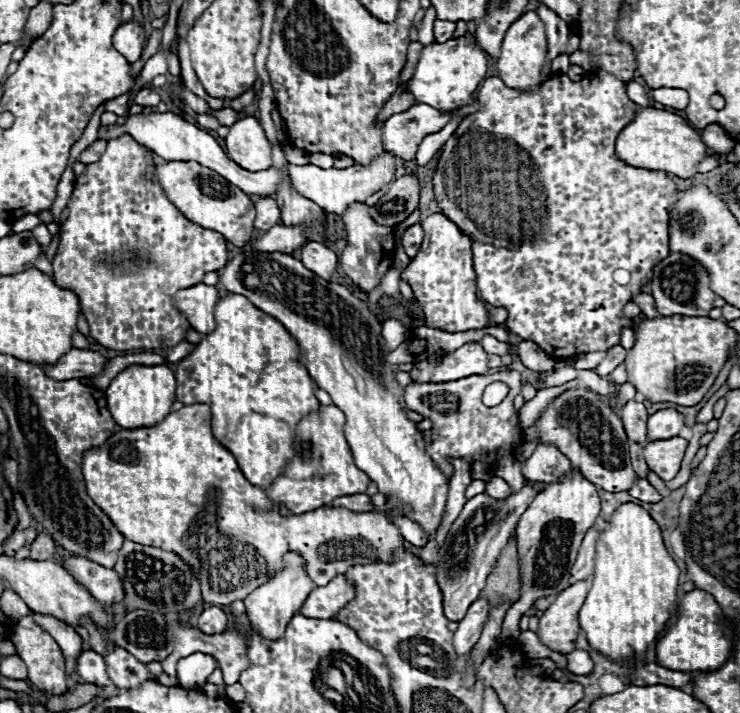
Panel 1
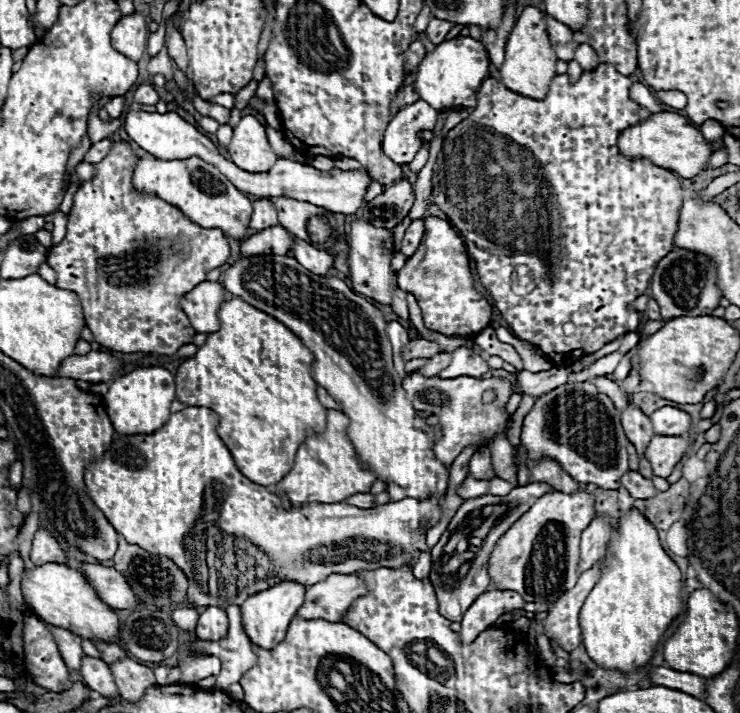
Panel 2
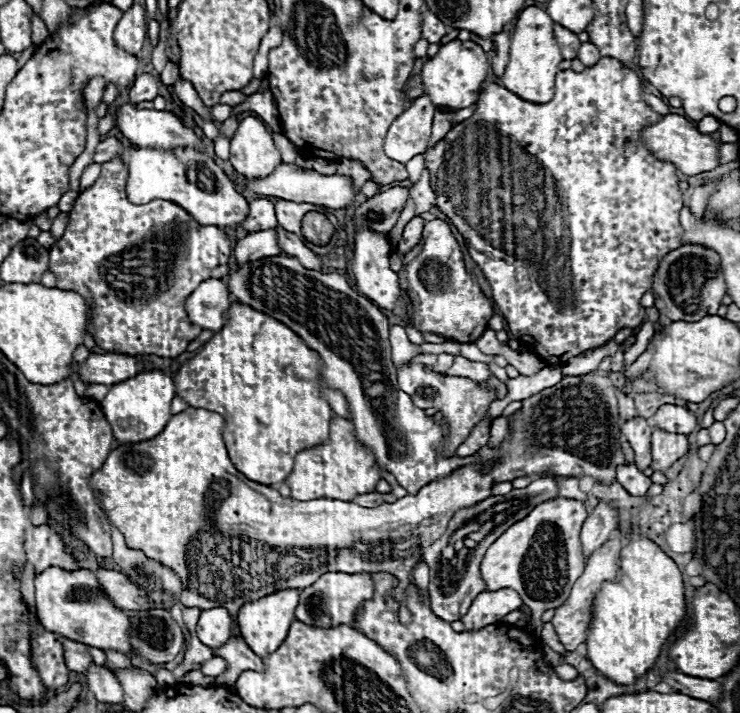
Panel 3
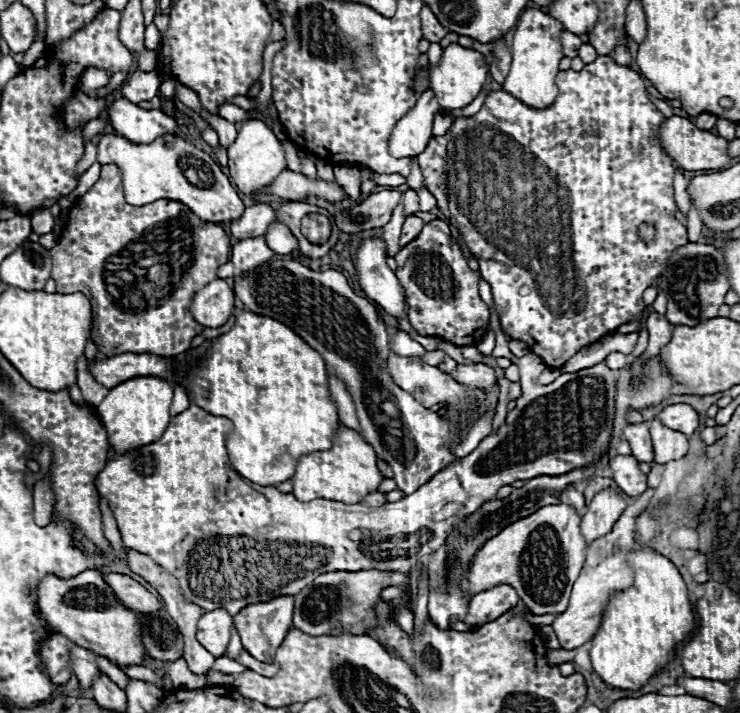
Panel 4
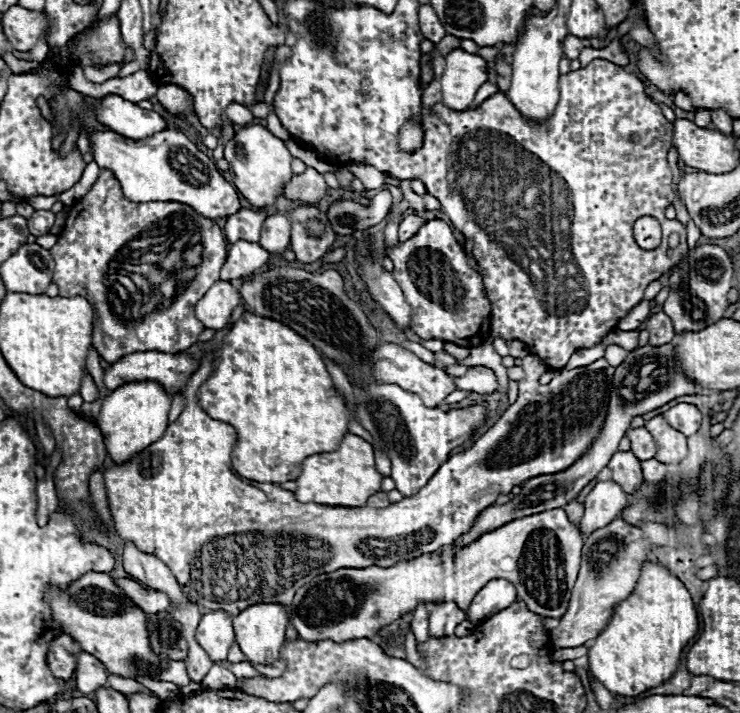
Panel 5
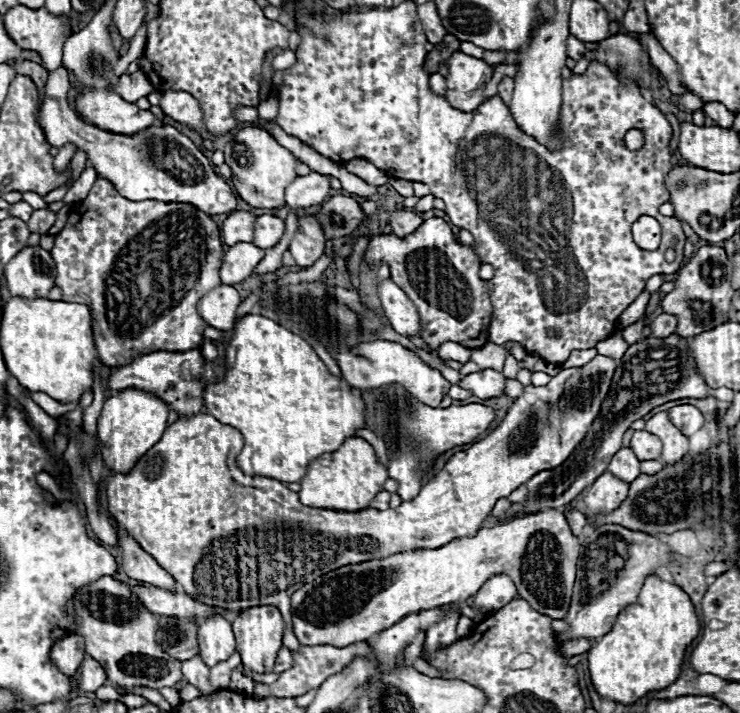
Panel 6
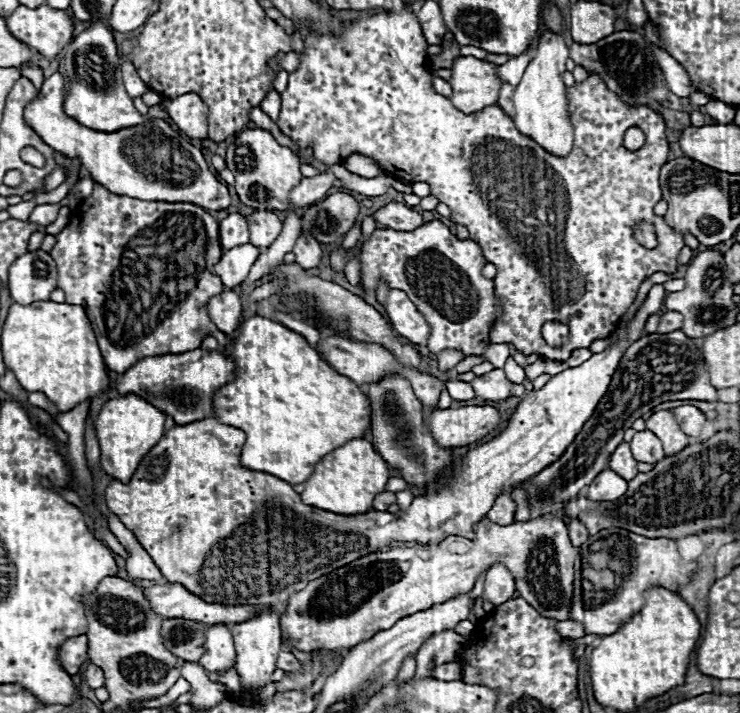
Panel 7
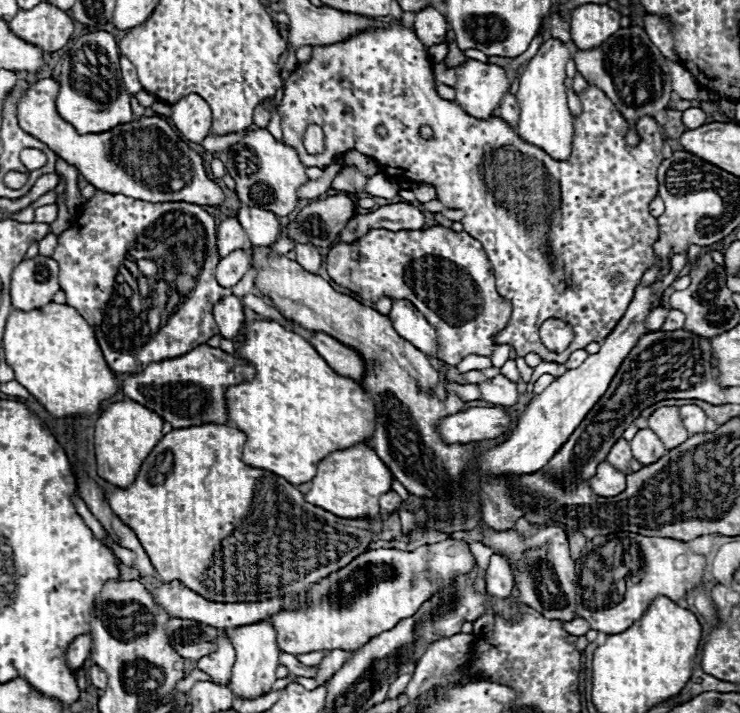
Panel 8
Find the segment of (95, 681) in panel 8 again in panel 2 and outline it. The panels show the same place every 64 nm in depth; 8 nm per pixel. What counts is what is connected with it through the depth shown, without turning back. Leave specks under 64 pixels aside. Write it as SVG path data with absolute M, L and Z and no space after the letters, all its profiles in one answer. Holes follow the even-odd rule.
M46 624L46 626L52 632L52 636L56 638L56 644L60 648L60 652L62 652L62 658L64 658L68 670L78 670L80 668L80 660L84 658L84 652L80 654L80 636L72 634L70 630L52 626L52 624Z

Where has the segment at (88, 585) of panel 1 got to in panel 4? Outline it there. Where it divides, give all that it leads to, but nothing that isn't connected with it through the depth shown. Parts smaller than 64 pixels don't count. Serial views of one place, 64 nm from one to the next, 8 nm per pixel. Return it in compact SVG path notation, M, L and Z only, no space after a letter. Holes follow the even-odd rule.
M104 574L104 580L112 588L114 596L124 604L126 608L134 612L152 612L160 610L162 604L158 598L154 598L144 586L140 586L136 580L124 574Z

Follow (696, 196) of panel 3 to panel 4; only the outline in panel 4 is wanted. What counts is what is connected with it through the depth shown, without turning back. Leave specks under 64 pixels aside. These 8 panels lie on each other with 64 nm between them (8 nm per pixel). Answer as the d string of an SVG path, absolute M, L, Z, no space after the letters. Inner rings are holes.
M692 203L689 213L687 214L687 235L689 242L698 242L703 232L703 228L701 227L703 227L703 223L699 218L698 210Z

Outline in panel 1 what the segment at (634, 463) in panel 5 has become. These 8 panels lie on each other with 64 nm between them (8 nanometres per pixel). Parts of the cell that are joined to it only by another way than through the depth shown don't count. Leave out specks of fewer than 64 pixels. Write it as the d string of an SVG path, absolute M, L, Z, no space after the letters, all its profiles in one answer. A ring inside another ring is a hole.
M638 478L636 484L630 488L630 496L638 498L642 502L650 502L650 504L662 500L662 496L656 492L656 488L648 480L642 480L642 478Z

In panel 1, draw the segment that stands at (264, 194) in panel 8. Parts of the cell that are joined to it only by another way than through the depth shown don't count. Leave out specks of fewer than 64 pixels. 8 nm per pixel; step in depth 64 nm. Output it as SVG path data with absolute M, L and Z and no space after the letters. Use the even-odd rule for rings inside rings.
M252 116L238 120L228 136L224 138L226 154L238 166L250 172L260 172L270 168L270 142L260 126L260 122Z

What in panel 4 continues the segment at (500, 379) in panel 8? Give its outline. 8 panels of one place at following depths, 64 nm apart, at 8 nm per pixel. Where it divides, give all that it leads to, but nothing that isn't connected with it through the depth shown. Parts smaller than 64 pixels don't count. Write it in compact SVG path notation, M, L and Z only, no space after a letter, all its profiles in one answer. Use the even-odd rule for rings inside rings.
M458 364L458 368L450 372L450 376L456 378L458 382L464 382L466 386L482 390L488 390L496 384L494 370L486 364Z

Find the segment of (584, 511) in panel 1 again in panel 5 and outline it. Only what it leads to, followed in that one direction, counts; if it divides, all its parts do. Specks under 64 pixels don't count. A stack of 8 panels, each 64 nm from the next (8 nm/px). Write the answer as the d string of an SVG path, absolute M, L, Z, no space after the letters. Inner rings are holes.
M562 508L544 510L540 514L532 514L528 518L518 518L508 524L504 524L500 530L488 532L480 536L470 546L450 552L444 548L436 554L422 554L410 562L396 564L392 568L380 568L380 566L368 566L368 568L342 568L336 572L320 574L316 576L308 586L302 586L292 602L292 624L298 630L300 638L308 642L316 640L334 640L344 642L352 638L372 638L376 636L384 626L392 624L394 620L402 618L404 614L412 612L418 602L442 602L452 600L468 614L468 607L472 598L490 582L496 578L508 580L516 586L518 598L528 604L528 608L540 616L548 618L560 618L564 610L568 608L570 592L574 586L574 580L580 570L582 560L582 534L578 526L566 516Z

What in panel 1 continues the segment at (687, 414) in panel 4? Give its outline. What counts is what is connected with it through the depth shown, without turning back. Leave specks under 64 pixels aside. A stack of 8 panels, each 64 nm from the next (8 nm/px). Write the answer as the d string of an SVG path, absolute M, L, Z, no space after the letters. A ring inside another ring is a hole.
M658 410L656 414L652 414L648 418L648 442L656 442L656 440L666 440L666 438L674 438L678 436L680 428L684 426L684 416L676 410Z

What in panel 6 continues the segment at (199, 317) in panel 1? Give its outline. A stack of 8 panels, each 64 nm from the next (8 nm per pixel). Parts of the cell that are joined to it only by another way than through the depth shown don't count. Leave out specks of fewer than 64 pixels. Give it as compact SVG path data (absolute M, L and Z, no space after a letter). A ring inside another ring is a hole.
M220 284L214 290L210 290L200 302L198 302L198 314L206 320L208 326L218 330L232 330L236 308L242 302L238 290L228 284Z

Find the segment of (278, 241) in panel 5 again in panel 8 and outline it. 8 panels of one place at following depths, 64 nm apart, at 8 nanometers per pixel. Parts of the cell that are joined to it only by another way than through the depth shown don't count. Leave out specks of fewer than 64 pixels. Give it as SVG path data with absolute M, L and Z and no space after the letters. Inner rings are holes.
M242 206L236 216L238 216L240 224L244 226L248 240L254 246L270 246L276 242L276 238L280 234L280 222L278 222L276 214L272 214L268 210L260 210L260 208Z

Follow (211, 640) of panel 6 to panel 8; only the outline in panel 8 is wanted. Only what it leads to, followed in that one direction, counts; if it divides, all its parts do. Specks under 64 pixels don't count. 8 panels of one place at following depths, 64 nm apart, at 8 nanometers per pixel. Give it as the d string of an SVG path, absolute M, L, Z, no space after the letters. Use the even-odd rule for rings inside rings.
M218 636L218 638L214 638L214 646L216 646L216 650L210 652L210 654L206 654L204 658L200 658L200 660L196 662L196 666L198 666L202 672L210 674L216 684L226 686L228 680L230 680L230 670L232 670L232 666L234 666L236 652L234 652L232 642L228 640L228 636Z

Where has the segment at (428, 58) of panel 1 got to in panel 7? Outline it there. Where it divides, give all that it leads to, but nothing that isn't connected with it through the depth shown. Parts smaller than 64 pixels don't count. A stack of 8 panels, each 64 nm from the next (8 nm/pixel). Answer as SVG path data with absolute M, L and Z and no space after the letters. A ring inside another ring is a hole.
M458 56L452 64L450 102L464 114L480 112L484 106L492 106L498 100L500 82L496 64L472 56Z

